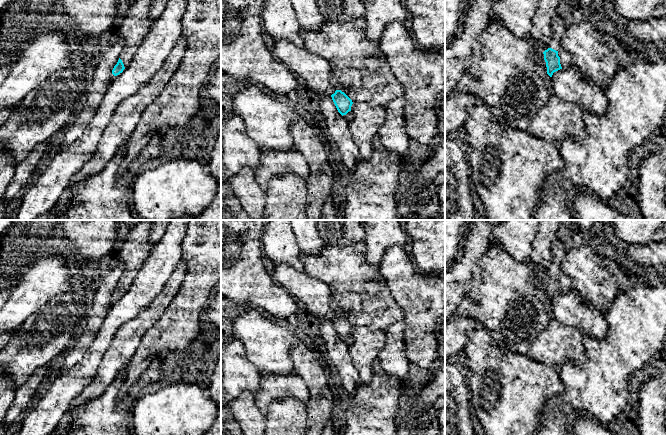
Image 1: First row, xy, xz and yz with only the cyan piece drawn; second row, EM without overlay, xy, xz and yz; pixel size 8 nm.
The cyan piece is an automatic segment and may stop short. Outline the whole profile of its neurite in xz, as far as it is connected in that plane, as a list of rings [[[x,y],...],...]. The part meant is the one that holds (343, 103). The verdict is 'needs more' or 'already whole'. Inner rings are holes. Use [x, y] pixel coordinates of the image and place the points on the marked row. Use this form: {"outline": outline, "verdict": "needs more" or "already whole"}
{"outline": [[[336,90],[331,97],[338,112],[346,120],[351,121],[353,119],[353,112],[351,111],[351,106],[353,104],[352,100],[341,90]]], "verdict": "needs more"}

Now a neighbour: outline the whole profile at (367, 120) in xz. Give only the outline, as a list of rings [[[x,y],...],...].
[[[353,102],[351,111],[353,119],[349,121],[349,129],[352,139],[359,149],[361,159],[369,159],[374,151],[373,137],[385,122],[385,109],[382,105]]]

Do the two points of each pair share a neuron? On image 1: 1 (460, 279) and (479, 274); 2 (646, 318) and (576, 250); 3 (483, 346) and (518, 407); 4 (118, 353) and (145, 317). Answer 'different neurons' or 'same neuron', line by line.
1: different neurons
2: different neurons
3: same neuron
4: same neuron

